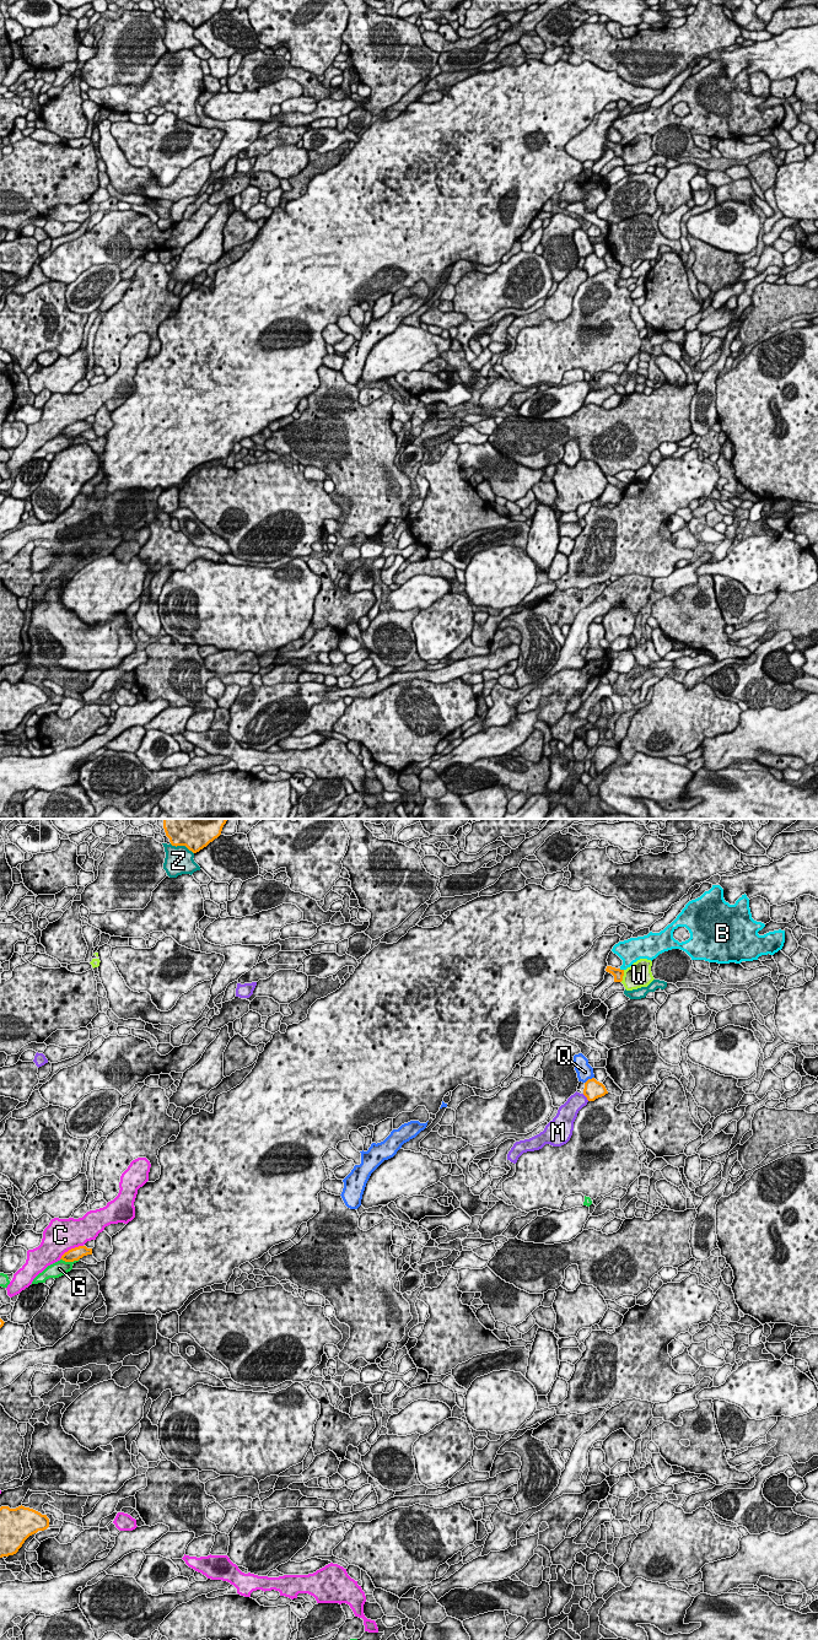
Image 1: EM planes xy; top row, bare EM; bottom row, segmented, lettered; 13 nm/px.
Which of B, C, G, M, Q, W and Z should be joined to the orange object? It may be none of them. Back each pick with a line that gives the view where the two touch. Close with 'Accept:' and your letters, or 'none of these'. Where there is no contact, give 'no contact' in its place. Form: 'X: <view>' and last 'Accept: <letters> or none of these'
Accept: none of these

